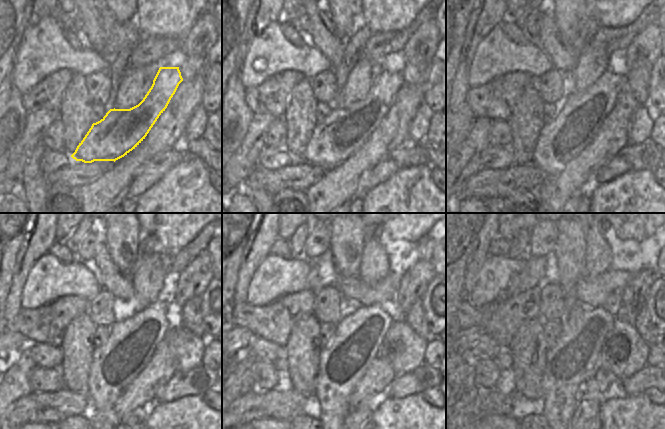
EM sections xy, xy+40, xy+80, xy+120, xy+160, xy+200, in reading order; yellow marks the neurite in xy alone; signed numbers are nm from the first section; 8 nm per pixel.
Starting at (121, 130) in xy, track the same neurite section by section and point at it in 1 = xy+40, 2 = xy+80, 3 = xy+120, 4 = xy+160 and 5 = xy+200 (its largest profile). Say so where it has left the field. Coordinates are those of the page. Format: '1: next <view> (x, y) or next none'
1: next xy+40 (336, 138)
2: next xy+80 (580, 115)
3: next xy+120 (130, 346)
4: next xy+160 (359, 334)
5: next xy+200 (573, 360)

